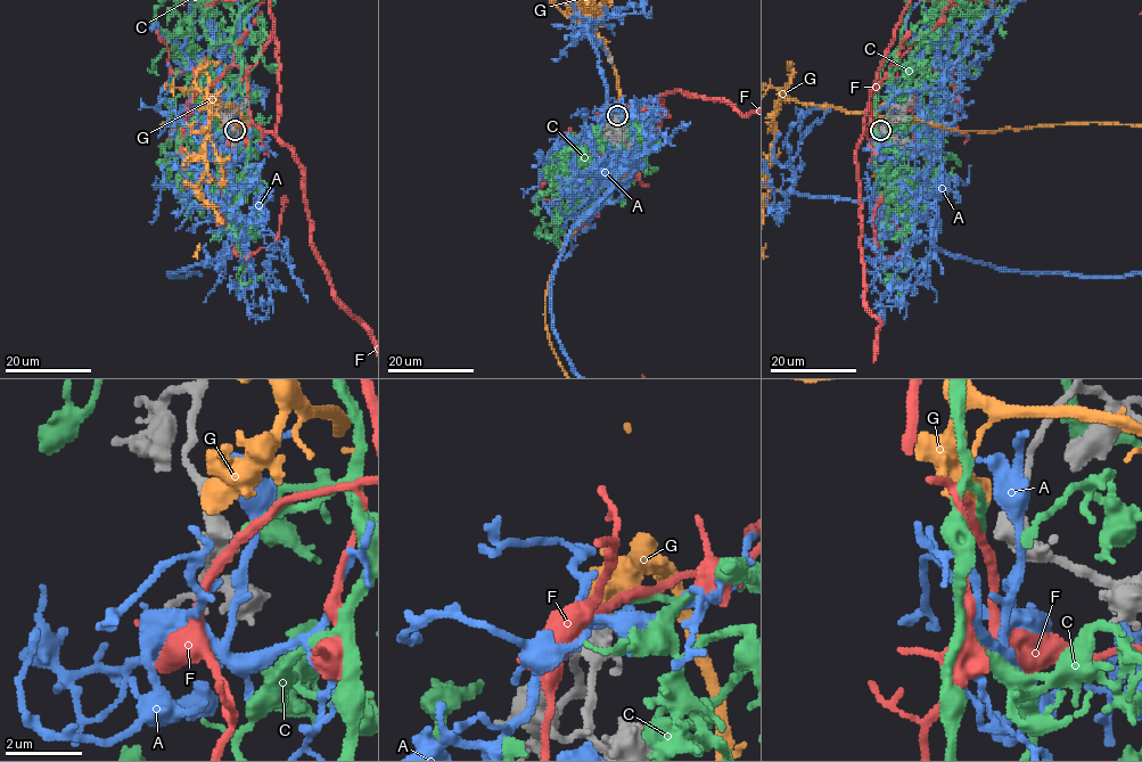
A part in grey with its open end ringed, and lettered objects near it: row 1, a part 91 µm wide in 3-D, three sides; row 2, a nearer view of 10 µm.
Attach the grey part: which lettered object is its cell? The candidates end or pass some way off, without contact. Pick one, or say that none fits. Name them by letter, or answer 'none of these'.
C

